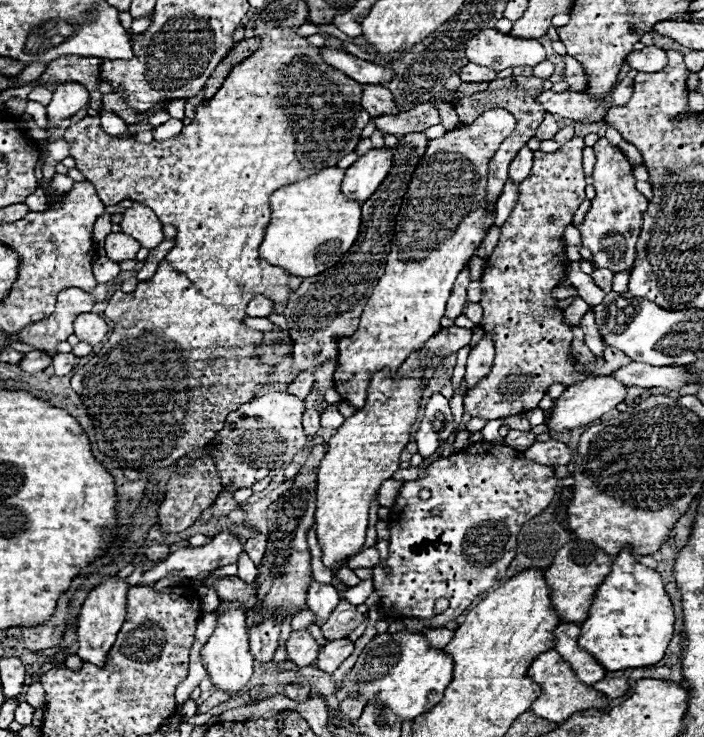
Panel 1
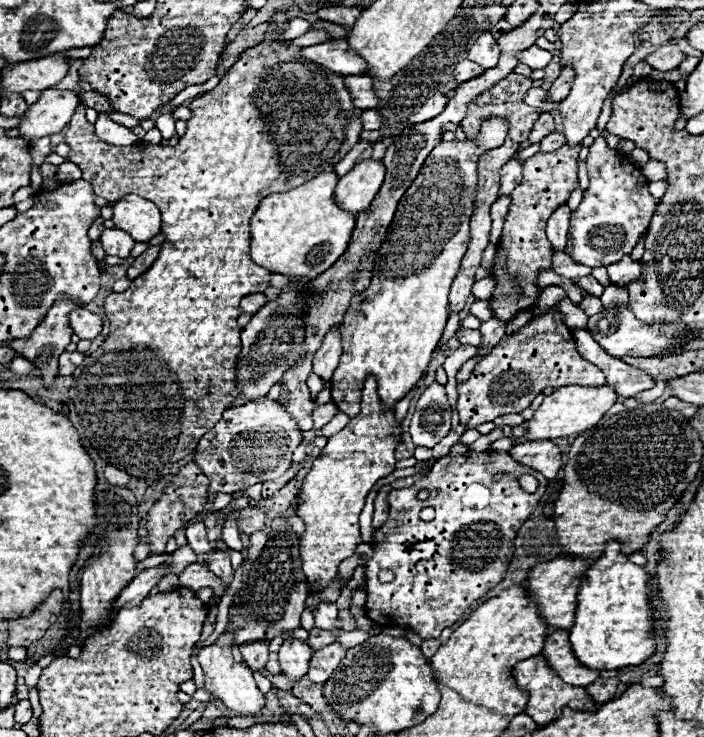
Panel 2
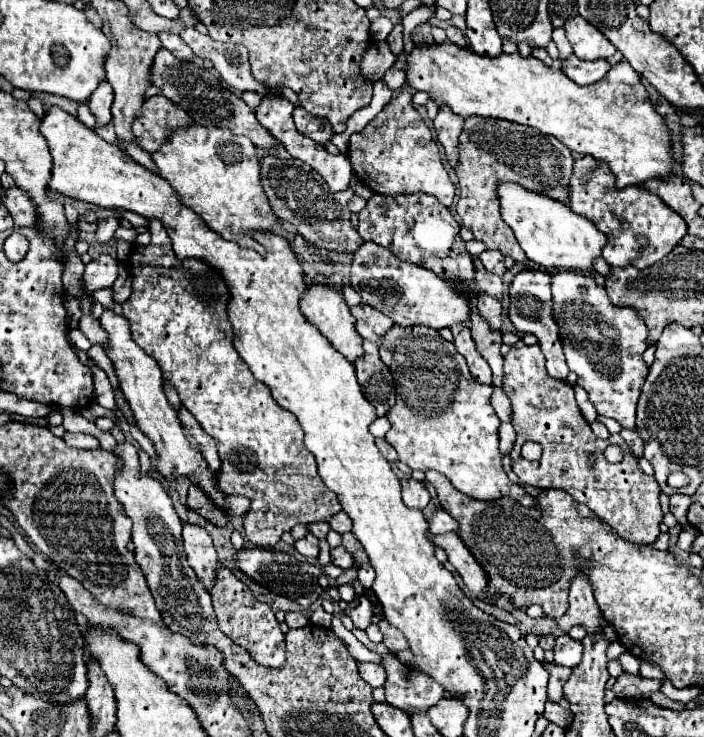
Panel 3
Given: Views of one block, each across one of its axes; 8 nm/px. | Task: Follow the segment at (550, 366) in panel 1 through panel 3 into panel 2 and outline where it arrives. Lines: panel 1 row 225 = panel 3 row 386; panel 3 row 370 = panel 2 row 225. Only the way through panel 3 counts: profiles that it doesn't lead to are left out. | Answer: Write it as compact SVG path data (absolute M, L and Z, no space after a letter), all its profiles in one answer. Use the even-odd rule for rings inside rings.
M564 144L554 152L534 154L524 162L522 184L510 194L512 204L492 266L492 278L496 286L490 296L490 310L494 318L500 318L504 324L530 310L542 294L542 288L536 284L536 276L552 266L552 244L546 238L546 220L556 208L566 204L578 186L578 154L580 144L576 148L568 148L568 144Z

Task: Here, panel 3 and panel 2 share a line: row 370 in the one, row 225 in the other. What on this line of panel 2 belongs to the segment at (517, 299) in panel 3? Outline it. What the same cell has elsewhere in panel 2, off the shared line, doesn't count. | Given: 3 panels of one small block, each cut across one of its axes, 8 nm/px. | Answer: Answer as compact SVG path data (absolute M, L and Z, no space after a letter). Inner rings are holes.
M560 206L552 218L548 220L548 226L546 226L546 234L548 234L548 240L552 242L552 248L554 250L564 250L566 248L566 234L568 234L568 222L570 222L570 210L568 206Z

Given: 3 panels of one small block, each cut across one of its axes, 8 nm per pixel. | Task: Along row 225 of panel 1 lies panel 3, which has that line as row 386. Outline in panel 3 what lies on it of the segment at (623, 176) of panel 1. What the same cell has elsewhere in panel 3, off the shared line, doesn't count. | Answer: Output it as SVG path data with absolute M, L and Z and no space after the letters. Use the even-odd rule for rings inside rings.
M570 270L552 274L552 296L566 362L578 374L576 384L588 392L598 414L618 420L622 428L634 428L636 402L648 376L648 364L642 358L648 348L646 324L642 324L634 308L616 308L610 304L604 286L598 286L586 274Z

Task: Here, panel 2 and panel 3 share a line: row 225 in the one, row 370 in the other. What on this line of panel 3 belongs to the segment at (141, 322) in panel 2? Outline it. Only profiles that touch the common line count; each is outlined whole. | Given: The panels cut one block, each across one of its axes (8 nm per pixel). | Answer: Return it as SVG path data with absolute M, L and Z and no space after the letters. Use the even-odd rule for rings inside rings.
M150 218L150 234L152 242L148 246L134 246L126 260L132 278L132 296L122 304L124 316L130 320L134 342L160 364L164 382L176 388L182 406L216 440L222 460L218 472L222 492L250 498L250 510L244 514L246 538L256 546L274 548L282 532L296 524L330 522L342 506L336 494L330 492L318 476L316 460L304 446L304 432L298 420L276 404L270 390L260 380L254 380L246 362L234 348L234 330L228 318L230 292L220 272L198 258L180 260L172 250L168 232L156 218Z

